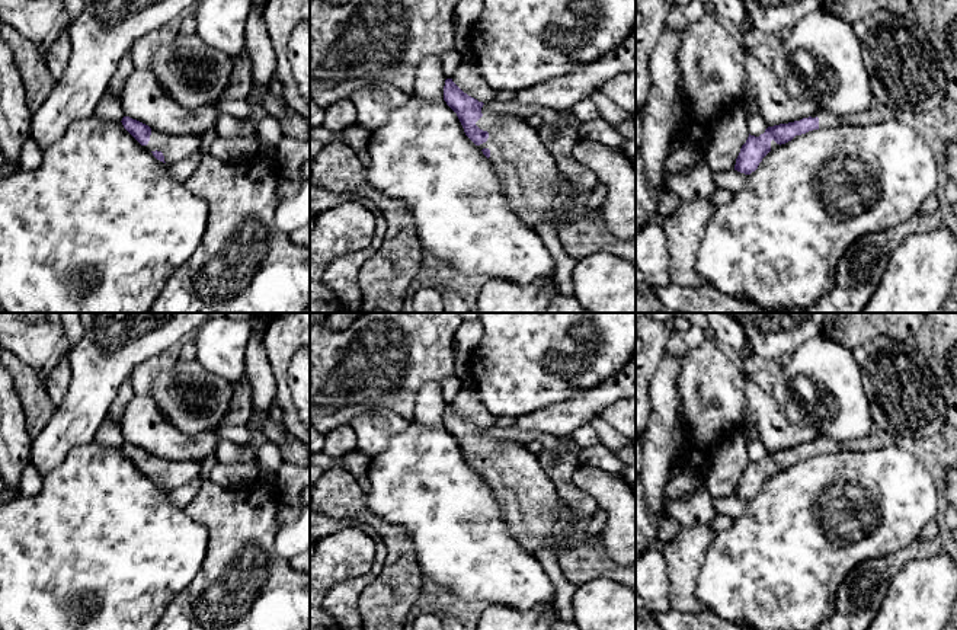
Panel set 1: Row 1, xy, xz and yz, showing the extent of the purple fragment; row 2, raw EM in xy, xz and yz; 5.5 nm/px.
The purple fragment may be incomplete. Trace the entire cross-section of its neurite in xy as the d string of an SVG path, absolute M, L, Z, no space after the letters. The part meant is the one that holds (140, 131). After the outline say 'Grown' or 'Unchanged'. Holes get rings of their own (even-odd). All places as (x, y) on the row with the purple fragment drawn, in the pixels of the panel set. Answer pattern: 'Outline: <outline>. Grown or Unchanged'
Outline: M124 116L121 122L141 145L148 148L157 160L166 164L189 157L205 144L202 135L170 135L159 132L129 116Z. Grown

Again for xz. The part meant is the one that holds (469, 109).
Outline: M452 79L445 80L444 100L457 113L465 135L505 175L508 204L525 226L535 230L541 221L550 221L556 228L561 247L574 260L596 252L608 252L628 260L636 268L636 239L621 240L614 236L605 226L602 208L593 215L586 211L592 191L573 192L563 217L558 217L553 210L553 202L561 195L569 182L561 176L554 157L526 118L502 113L483 115L481 108L484 103L464 93Z. Grown

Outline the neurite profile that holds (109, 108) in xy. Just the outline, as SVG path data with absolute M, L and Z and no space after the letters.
M106 92L99 100L96 111L100 118L105 121L118 121L121 122L125 116L122 111L121 100L115 97L112 93Z

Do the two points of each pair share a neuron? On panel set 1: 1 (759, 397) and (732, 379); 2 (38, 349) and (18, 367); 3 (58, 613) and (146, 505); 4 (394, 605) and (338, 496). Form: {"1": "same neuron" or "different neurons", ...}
{"1": "different neurons", "2": "different neurons", "3": "same neuron", "4": "same neuron"}

